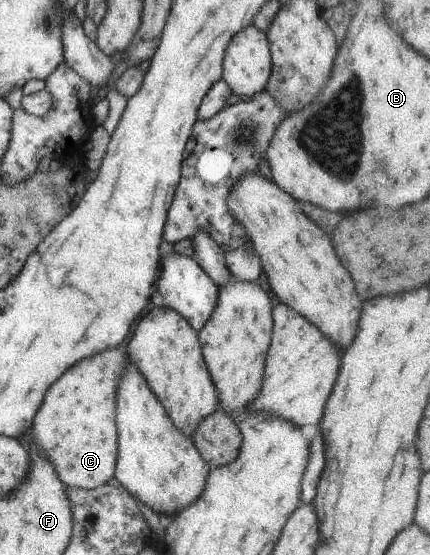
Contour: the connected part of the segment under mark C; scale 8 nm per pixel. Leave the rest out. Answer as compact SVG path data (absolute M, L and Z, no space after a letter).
M107 348L71 364L45 390L29 435L66 487L90 490L114 477L116 385L127 363L125 352Z

